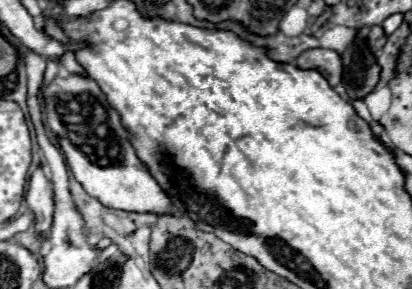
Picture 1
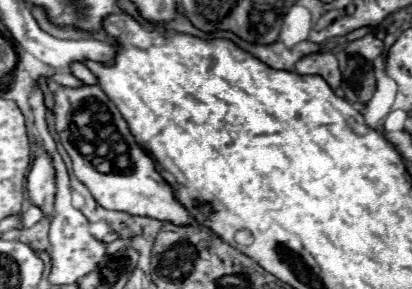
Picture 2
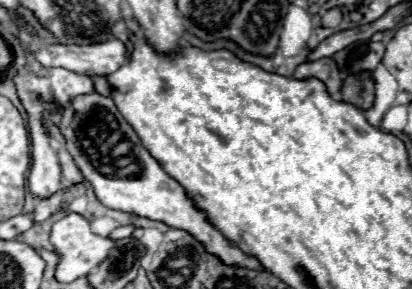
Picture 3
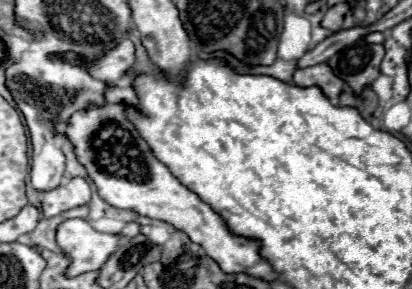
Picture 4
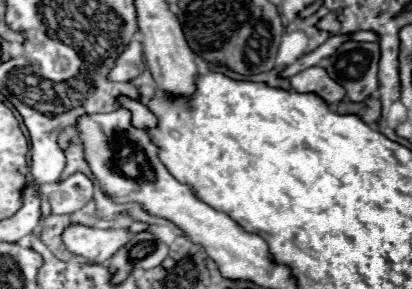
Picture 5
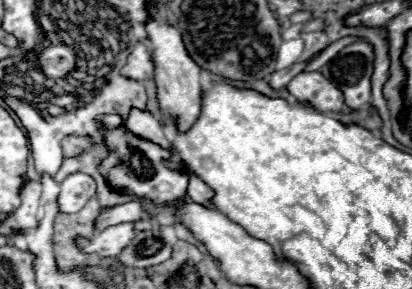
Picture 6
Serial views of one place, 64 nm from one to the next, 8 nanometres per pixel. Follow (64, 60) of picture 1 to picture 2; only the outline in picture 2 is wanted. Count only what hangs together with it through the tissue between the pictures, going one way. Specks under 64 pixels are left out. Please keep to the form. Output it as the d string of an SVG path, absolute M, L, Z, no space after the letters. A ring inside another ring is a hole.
M72 62L72 64L70 64L70 72L72 72L78 80L82 80L84 84L98 84L96 76L92 76L92 72L90 72L82 62Z

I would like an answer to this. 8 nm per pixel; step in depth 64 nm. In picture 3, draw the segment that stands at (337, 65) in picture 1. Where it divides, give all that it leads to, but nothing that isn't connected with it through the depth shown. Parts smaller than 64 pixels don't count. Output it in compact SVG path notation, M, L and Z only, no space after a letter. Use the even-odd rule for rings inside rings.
M320 58L320 60L314 60L314 62L302 62L296 72L294 72L294 78L318 78L322 80L326 86L328 86L328 92L338 98L338 92L340 92L340 86L342 86L342 80L340 80L340 74L338 74L338 66L332 58Z

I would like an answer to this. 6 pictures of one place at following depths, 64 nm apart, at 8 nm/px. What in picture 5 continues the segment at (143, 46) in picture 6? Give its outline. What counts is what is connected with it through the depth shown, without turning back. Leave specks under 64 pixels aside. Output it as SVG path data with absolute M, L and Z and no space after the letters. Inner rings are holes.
M130 40L128 46L116 56L114 68L108 72L108 80L112 82L128 82L136 78L144 70L142 60L142 44L138 40Z

